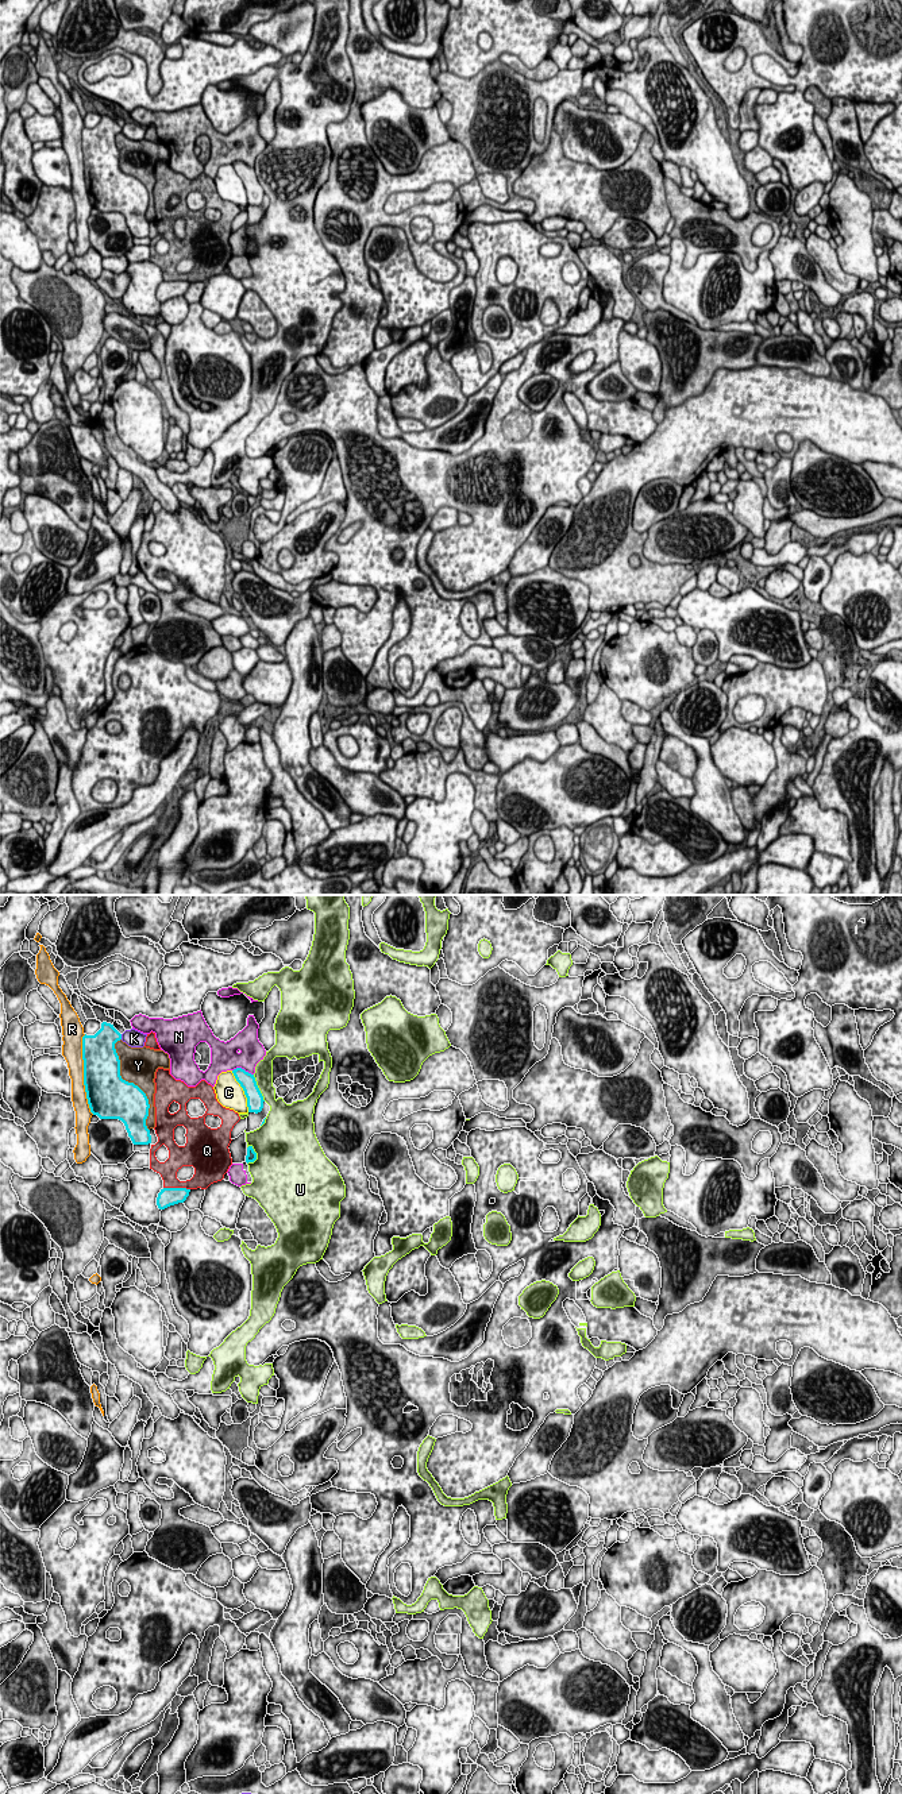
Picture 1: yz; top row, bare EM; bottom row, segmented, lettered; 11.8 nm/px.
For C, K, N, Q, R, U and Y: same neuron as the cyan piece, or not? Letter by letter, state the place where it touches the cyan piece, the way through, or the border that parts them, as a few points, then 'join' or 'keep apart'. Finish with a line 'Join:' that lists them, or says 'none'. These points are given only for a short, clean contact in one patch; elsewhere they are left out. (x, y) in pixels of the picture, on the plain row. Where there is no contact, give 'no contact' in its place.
C: yz (243, 182) | keep apart
K: yz (120, 130) | along yz (120, 127), (122, 131) | keep apart
N: yz (243, 162) | join
Q: yz (177, 281) | keep apart
R: yz (84, 168) | keep apart
U: yz (258, 181) | keep apart
Y: yz (133, 176) | keep apart
Join: N

